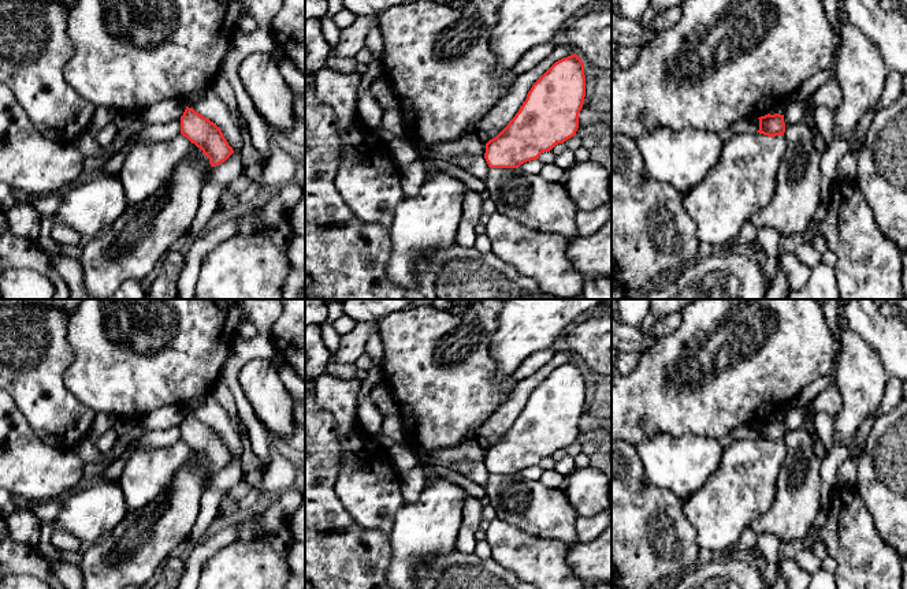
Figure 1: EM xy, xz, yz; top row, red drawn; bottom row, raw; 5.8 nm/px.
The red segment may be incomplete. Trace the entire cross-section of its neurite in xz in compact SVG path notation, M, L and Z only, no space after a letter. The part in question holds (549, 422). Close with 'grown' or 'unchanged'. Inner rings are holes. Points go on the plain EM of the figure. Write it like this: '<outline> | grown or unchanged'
M573 359L555 368L531 394L508 432L486 450L490 474L518 474L576 441L586 403L584 369Z | unchanged

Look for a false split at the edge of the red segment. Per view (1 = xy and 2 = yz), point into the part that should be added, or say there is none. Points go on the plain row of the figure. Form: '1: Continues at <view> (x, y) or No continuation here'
1: No continuation here
2: No continuation here

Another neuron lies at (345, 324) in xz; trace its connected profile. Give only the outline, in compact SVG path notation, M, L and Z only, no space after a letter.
M342 316L334 323L334 328L339 336L343 336L354 329L357 321L349 316Z

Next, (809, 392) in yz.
M829 373L826 376L824 376L822 379L806 385L802 392L792 399L791 402L788 402L787 405L784 405L776 414L773 414L769 420L774 421L774 420L780 420L784 421L785 415L800 407L802 405L814 400L815 396L822 392L825 388L828 388L832 383L836 383L834 379L834 373Z

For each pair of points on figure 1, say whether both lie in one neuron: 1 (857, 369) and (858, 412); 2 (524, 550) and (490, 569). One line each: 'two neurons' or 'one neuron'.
1: one neuron
2: two neurons

